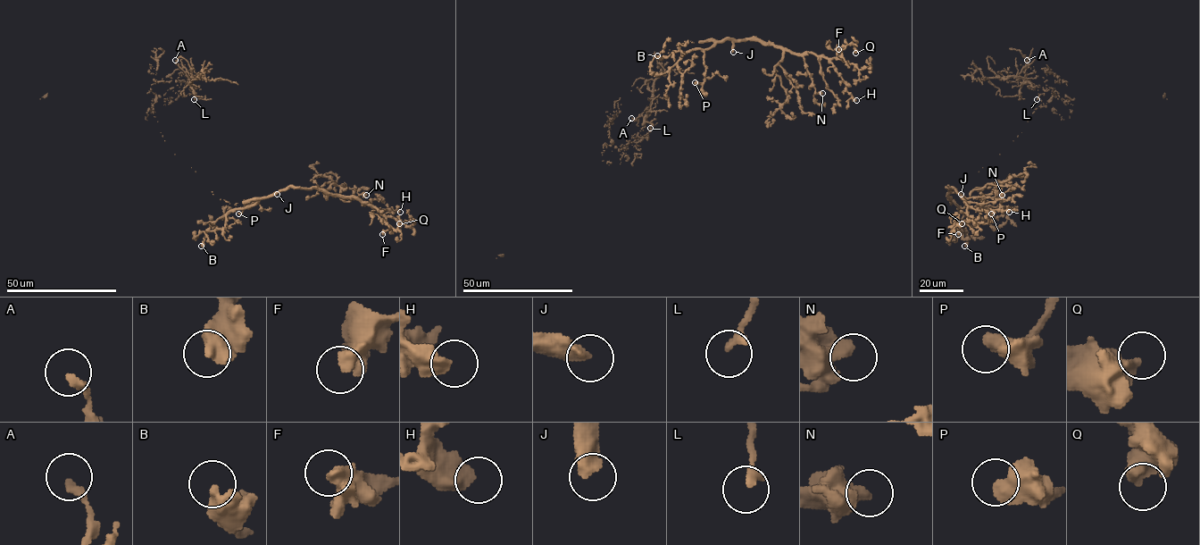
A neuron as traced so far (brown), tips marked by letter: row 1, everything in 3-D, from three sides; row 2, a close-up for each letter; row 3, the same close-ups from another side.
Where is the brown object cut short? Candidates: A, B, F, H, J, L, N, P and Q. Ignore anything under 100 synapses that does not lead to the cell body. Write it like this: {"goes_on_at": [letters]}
{"goes_on_at": ["J"]}

